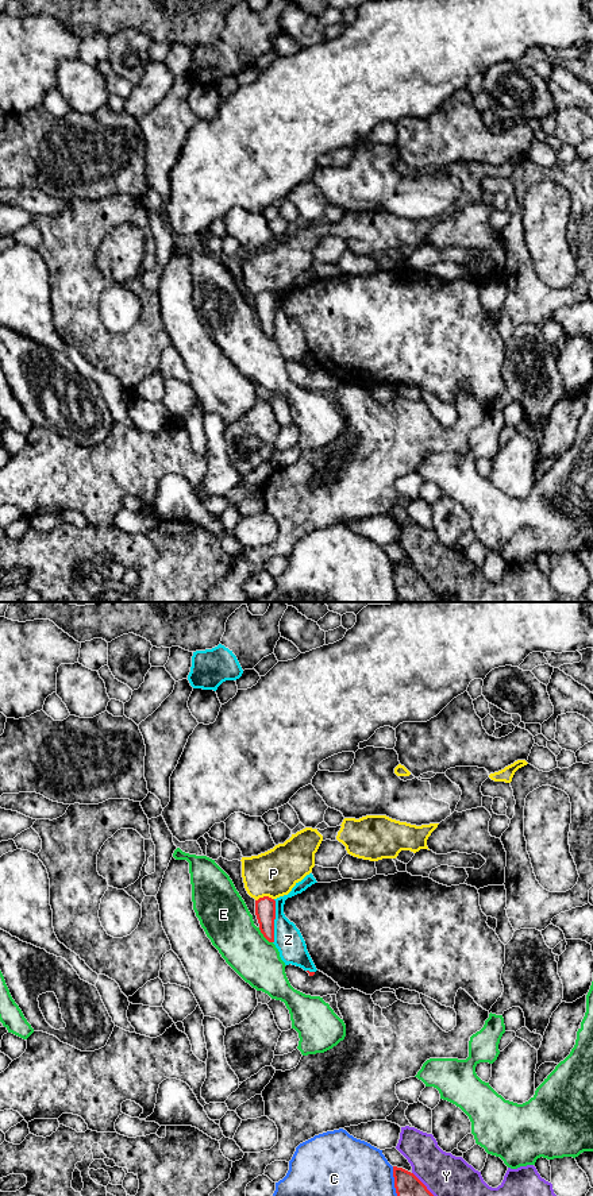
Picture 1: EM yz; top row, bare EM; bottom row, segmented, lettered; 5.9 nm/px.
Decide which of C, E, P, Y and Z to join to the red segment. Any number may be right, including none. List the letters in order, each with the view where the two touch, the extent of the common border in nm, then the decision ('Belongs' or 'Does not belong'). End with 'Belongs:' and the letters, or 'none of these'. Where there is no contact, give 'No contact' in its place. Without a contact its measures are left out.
C: Touches red in yz. Shared border 180 nm. Does not belong
E: Touches red in yz. Shared border 130 nm. Does not belong
P: Touches red in yz. Shared border 110 nm. Does not belong
Y: Touches red in yz. Shared border 190 nm. Does not belong
Z: Touches red in yz. Shared border 260 nm. Does not belong
Belongs: none of these

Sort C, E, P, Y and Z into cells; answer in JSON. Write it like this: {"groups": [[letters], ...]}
{"groups": [["C"], ["E"], ["P"], ["Y"], ["Z"]]}

